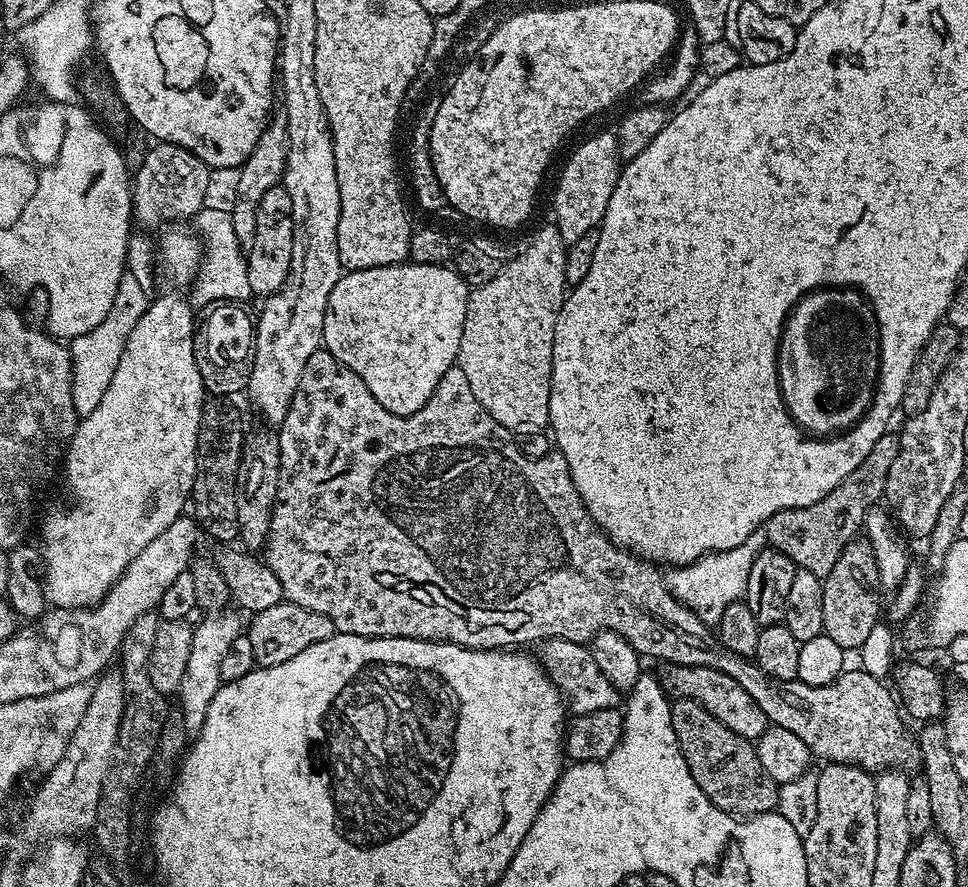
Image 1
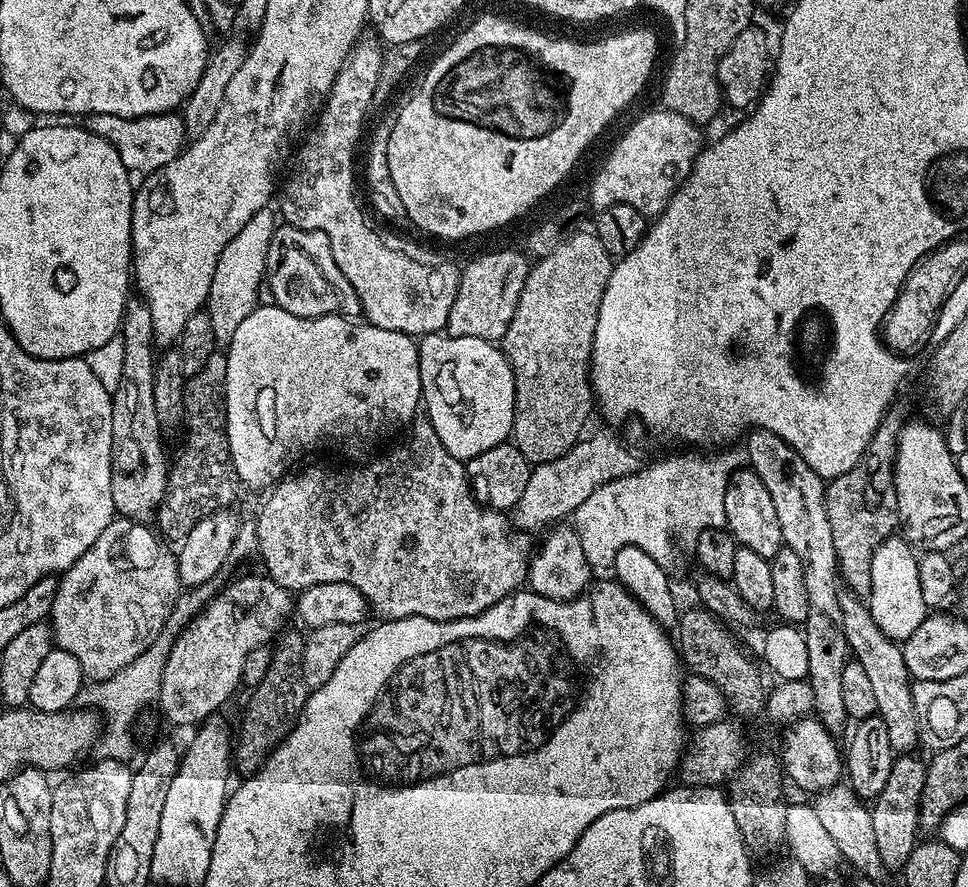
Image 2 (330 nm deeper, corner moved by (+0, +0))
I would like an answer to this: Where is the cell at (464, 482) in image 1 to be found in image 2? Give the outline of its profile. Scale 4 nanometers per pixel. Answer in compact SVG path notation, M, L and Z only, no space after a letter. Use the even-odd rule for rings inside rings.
M426 418L413 419L408 430L408 437L397 448L390 449L385 456L380 456L377 460L362 465L361 468L308 468L297 476L285 475L267 493L268 501L261 506L260 513L256 516L256 544L260 547L260 560L264 563L263 571L279 588L299 594L302 589L318 586L322 582L346 582L364 595L364 601L367 602L373 617L381 616L381 621L387 622L415 616L431 620L470 618L482 614L502 598L511 596L513 592L519 592L525 587L530 559L528 540L523 536L525 533L520 530L508 532L509 517L503 511L489 508L476 499L465 461L454 458L454 454L450 454L450 450L442 446L430 421Z

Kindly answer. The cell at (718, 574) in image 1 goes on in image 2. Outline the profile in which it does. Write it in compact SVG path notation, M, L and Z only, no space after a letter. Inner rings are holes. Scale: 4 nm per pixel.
M732 450L721 451L724 452L721 456L709 460L700 456L674 456L598 486L574 514L574 529L590 568L607 569L618 550L635 547L650 554L658 566L672 570L687 548L695 549L696 539L704 530L724 528L728 482L746 460L743 451L728 451Z

